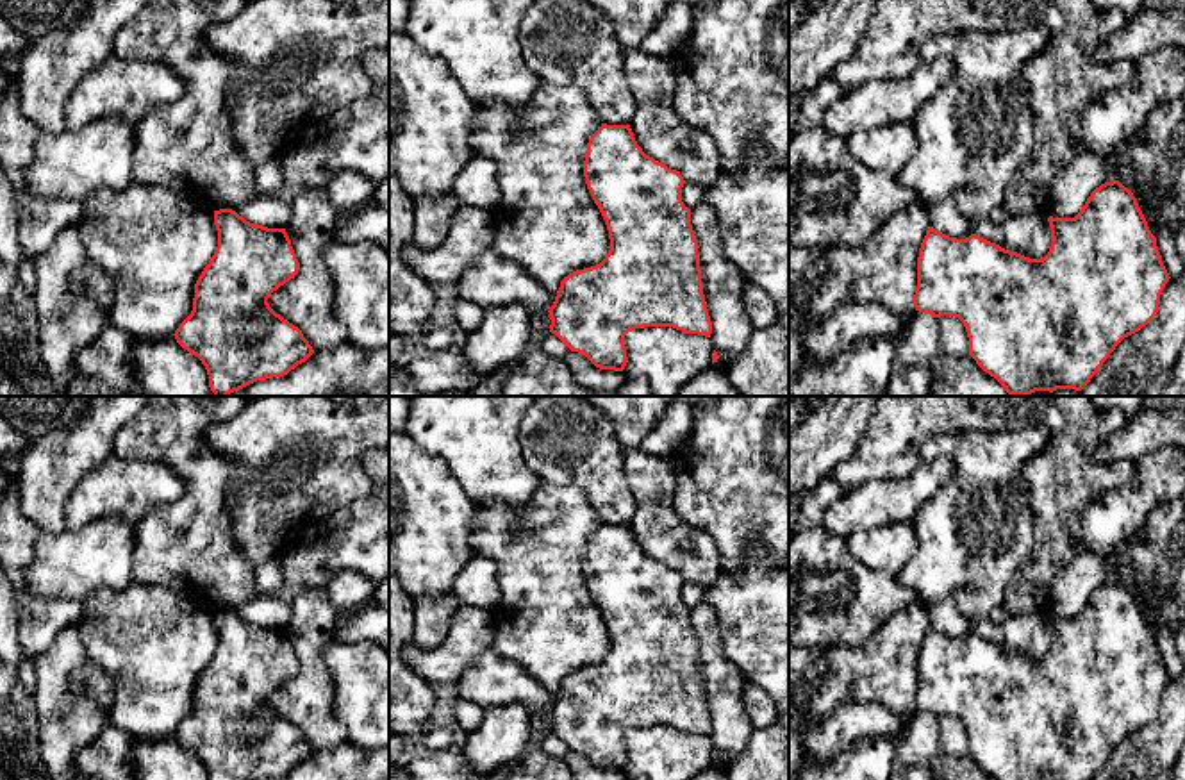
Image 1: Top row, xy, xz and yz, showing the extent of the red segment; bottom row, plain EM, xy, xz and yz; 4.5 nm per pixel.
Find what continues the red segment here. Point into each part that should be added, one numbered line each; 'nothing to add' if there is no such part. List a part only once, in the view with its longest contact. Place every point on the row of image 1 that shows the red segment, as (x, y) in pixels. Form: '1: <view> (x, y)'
nothing to add

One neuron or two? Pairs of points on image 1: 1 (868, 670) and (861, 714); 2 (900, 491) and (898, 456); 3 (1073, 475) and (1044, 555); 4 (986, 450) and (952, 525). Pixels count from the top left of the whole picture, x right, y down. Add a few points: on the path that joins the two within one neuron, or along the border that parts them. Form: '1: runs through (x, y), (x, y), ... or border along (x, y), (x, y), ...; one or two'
1: border along (823, 718), (843, 702), (877, 702), (902, 720); two
2: border along (927, 452), (909, 473), (859, 486); two
3: runs through (1059, 495), (1057, 536); one
4: runs through (986, 468), (986, 489), (968, 507); one

